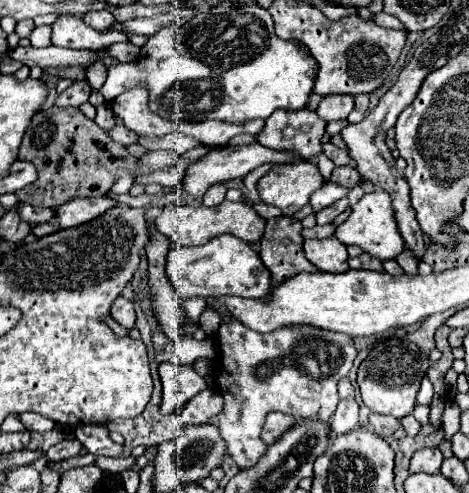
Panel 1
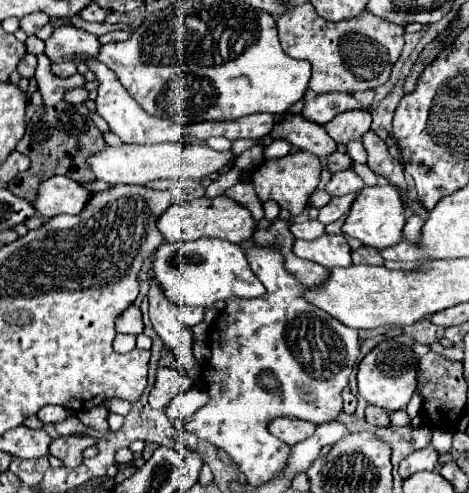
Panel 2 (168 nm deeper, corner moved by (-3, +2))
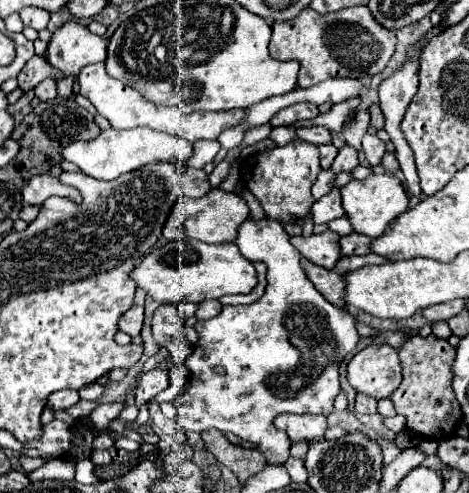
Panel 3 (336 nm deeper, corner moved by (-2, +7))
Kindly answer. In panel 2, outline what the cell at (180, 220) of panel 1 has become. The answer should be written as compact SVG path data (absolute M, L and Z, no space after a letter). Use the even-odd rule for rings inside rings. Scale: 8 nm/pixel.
M215 196L215 198L199 198L193 202L173 202L173 206L167 208L165 214L161 214L157 222L159 232L167 242L187 242L197 238L221 238L233 244L247 242L253 234L255 222L251 218L251 212L237 204L235 200L227 196Z

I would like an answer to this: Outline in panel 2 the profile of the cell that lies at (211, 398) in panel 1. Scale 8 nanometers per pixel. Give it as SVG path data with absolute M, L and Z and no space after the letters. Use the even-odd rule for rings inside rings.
M193 386L189 388L187 392L175 396L167 408L165 408L165 416L169 420L181 420L185 416L191 416L195 414L195 410L199 410L203 406L203 402L207 402L207 392L199 386Z

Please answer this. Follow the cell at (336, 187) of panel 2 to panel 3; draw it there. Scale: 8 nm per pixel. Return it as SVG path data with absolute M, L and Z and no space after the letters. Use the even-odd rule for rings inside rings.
M344 145L342 149L340 149L340 153L338 153L338 157L334 159L334 163L332 163L332 171L338 175L338 173L350 173L350 171L354 171L358 167L358 153L352 149L352 147L348 147L348 145Z

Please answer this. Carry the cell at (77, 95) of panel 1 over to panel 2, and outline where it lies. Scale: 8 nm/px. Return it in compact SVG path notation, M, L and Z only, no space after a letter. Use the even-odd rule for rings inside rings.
M45 54L37 56L39 64L37 64L37 74L35 74L35 80L39 84L39 92L43 96L43 104L45 106L55 106L57 102L63 100L63 94L67 88L77 88L77 86L83 86L85 84L85 78L81 74L75 74L71 78L59 78L51 72L49 64L43 66L43 58L47 58Z

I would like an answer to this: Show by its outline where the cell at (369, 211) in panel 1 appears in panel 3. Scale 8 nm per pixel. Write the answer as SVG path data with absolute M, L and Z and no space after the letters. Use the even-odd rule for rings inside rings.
M370 175L364 181L356 181L352 179L350 183L346 183L342 189L342 205L346 211L346 217L350 219L354 231L368 235L372 239L382 237L384 229L390 225L390 221L394 221L398 215L402 215L408 209L408 195L400 183L398 177L394 175Z

